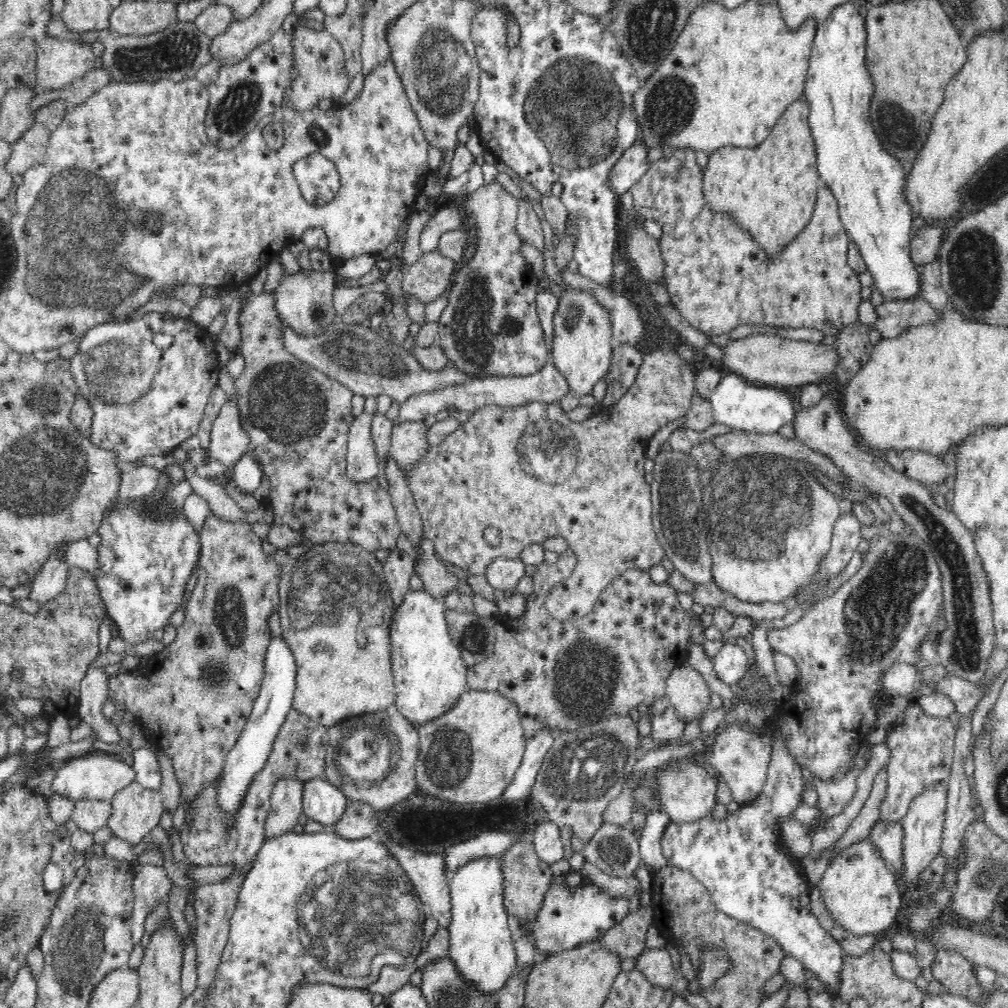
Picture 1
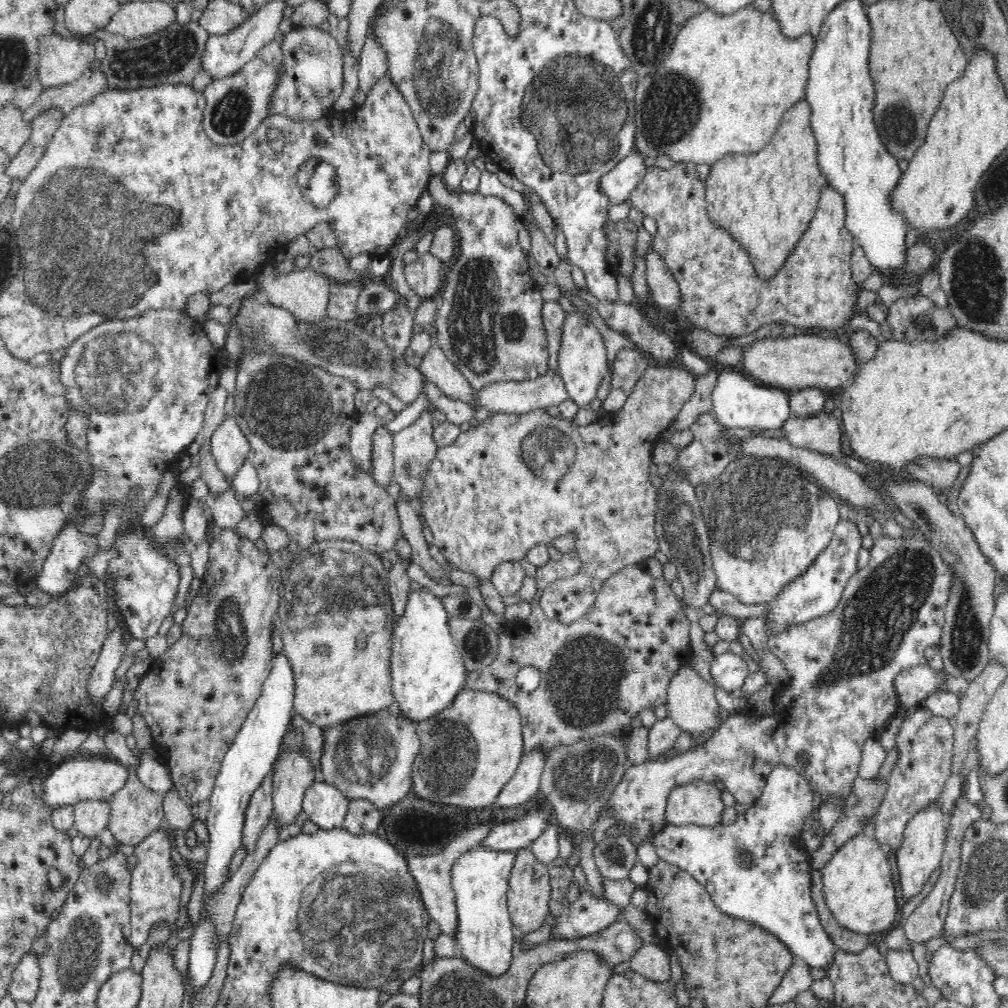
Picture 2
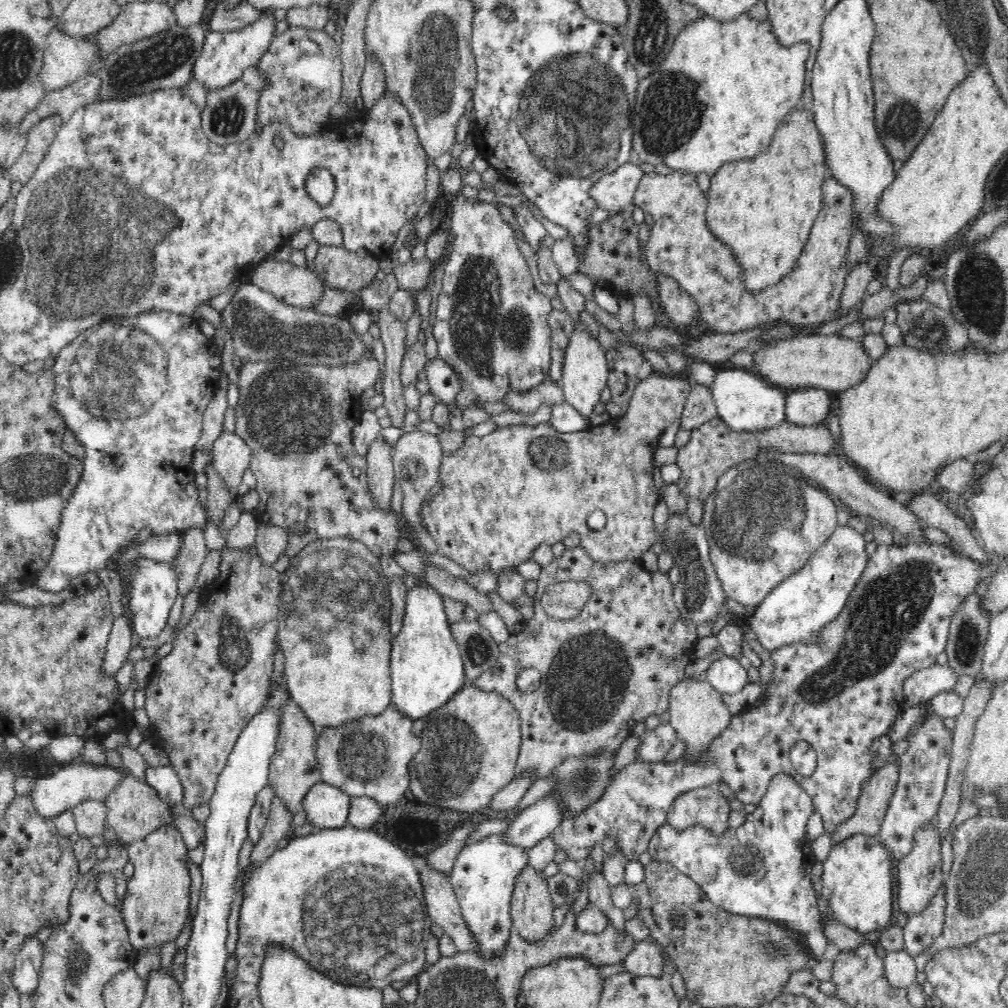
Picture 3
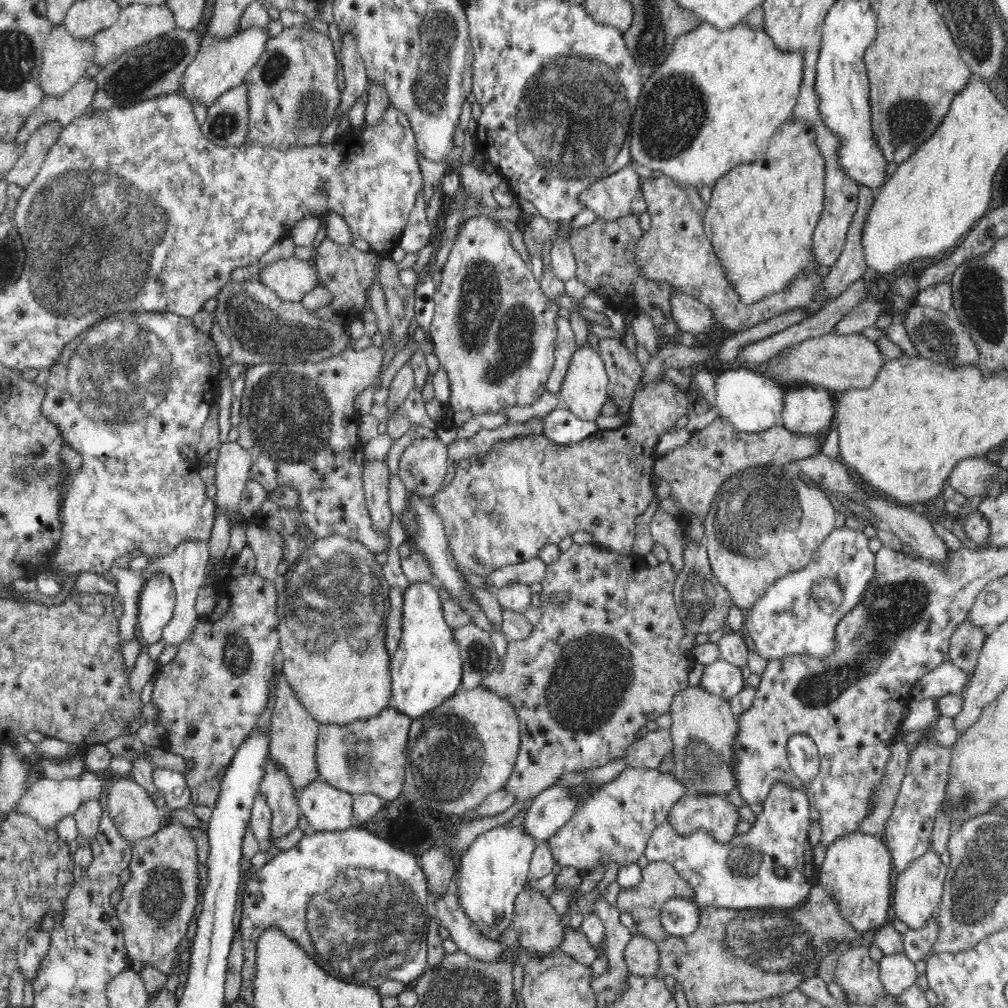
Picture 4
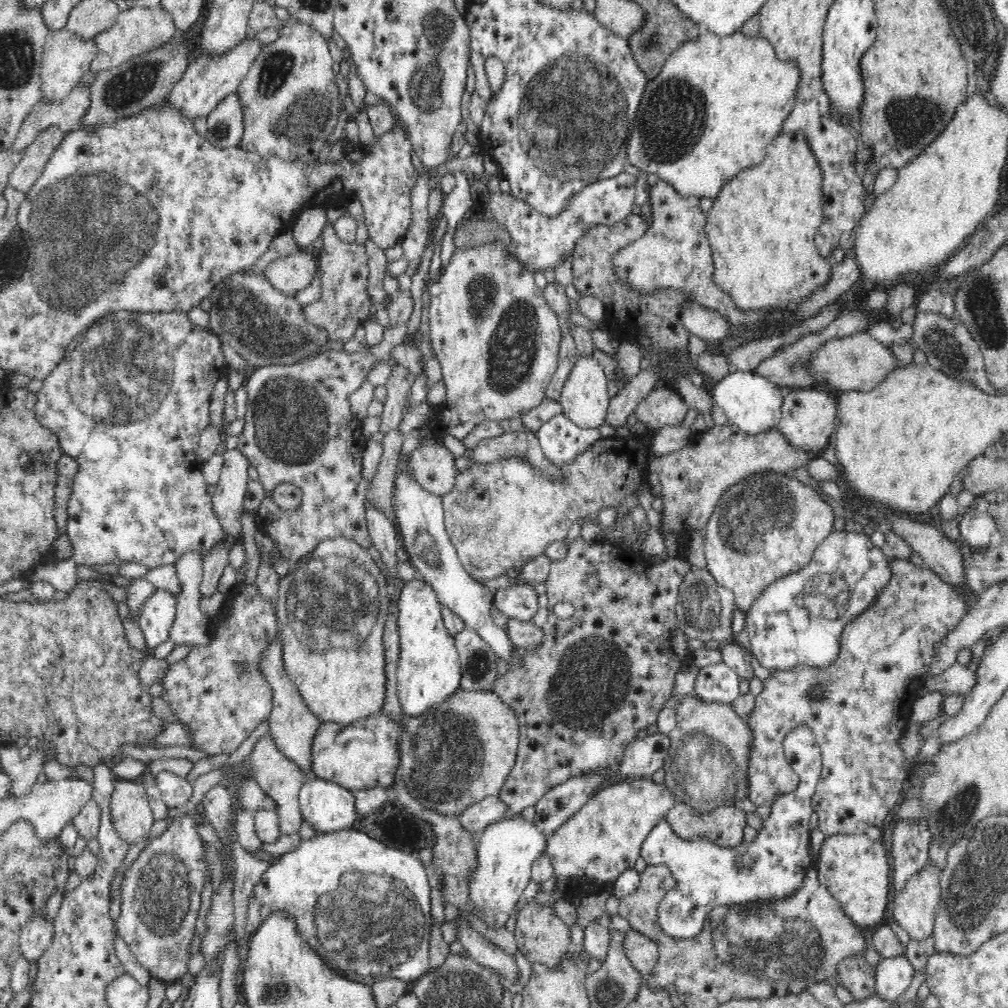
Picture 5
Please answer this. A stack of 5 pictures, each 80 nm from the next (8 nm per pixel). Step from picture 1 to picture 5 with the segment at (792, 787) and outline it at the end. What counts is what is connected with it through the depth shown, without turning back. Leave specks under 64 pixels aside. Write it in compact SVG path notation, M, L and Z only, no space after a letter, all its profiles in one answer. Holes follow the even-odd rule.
M802 782L794 792L778 793L754 842L742 840L731 849L702 836L684 840L662 819L644 839L640 855L648 865L666 865L676 880L676 888L664 895L659 906L658 921L663 932L677 939L692 939L705 931L707 915L718 906L770 904L791 899L812 868L810 816L815 811L812 808L815 790L814 784Z

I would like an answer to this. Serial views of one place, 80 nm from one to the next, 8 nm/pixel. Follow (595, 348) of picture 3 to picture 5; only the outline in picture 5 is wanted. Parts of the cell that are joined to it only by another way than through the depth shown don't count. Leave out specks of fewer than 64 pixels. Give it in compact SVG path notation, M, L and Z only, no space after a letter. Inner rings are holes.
M579 354L576 364L572 366L572 372L569 373L568 380L565 380L559 398L562 413L580 428L599 429L606 421L606 412L608 412L608 404L611 399L608 397L608 391L606 390L608 390L606 375L600 363L592 355L582 356Z

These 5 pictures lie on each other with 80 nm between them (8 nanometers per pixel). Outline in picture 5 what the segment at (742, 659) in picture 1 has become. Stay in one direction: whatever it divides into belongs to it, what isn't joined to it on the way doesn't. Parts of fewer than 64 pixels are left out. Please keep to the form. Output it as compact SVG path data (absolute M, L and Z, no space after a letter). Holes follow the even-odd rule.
M724 661L699 669L694 695L706 703L732 706L740 696L740 679Z

